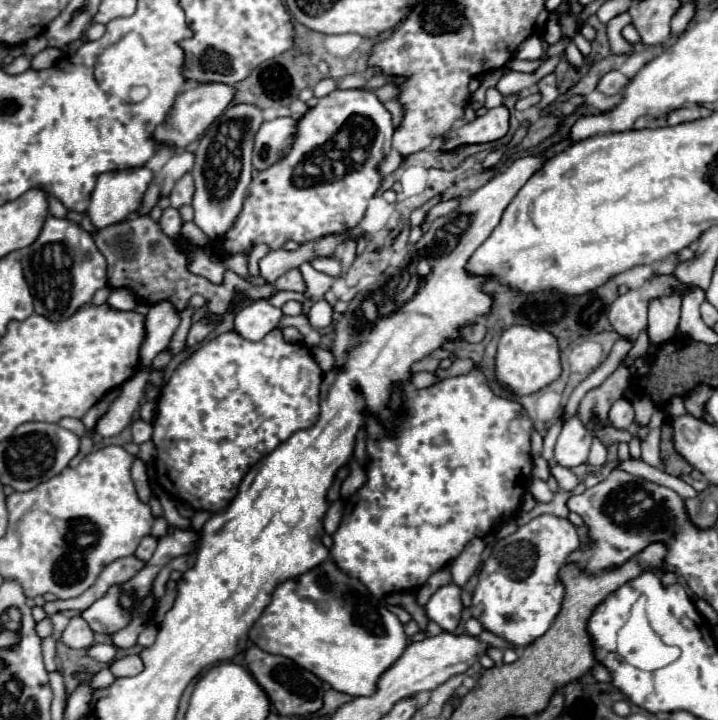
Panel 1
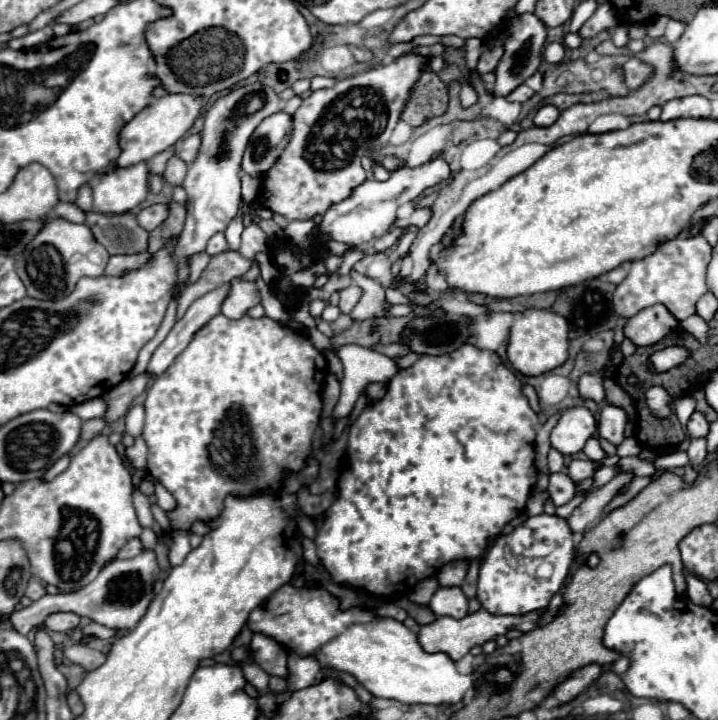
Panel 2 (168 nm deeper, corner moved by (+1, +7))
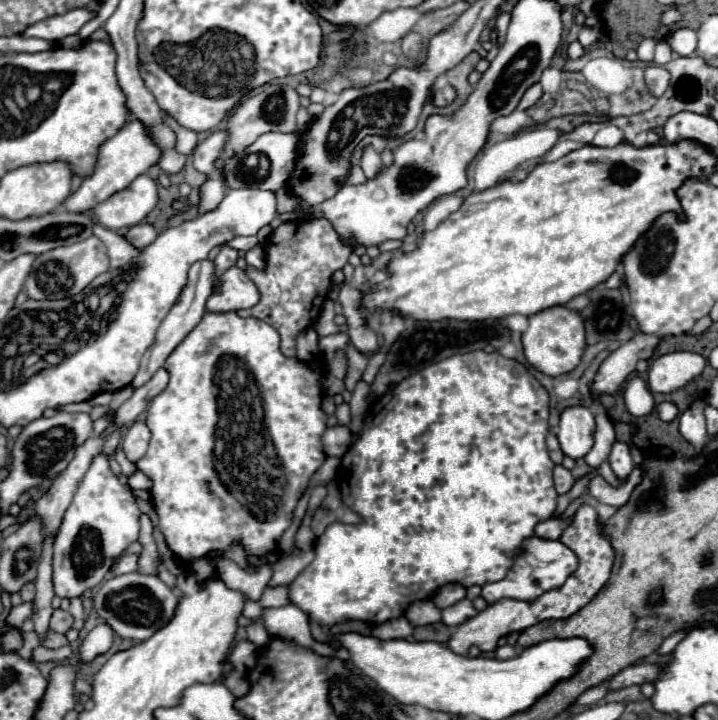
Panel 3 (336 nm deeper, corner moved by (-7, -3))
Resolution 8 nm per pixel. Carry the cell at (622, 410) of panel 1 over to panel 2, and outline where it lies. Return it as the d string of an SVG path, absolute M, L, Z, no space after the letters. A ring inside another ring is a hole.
M606 404L598 418L600 438L608 440L614 446L620 446L620 442L624 440L624 428L626 428L626 412L622 408Z

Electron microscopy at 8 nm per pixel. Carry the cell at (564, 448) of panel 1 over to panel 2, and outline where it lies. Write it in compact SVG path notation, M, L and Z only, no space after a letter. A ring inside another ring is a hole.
M576 406L562 412L558 424L550 434L550 442L552 448L556 448L562 454L576 454L584 448L586 440L594 432L596 432L594 414L584 406Z

